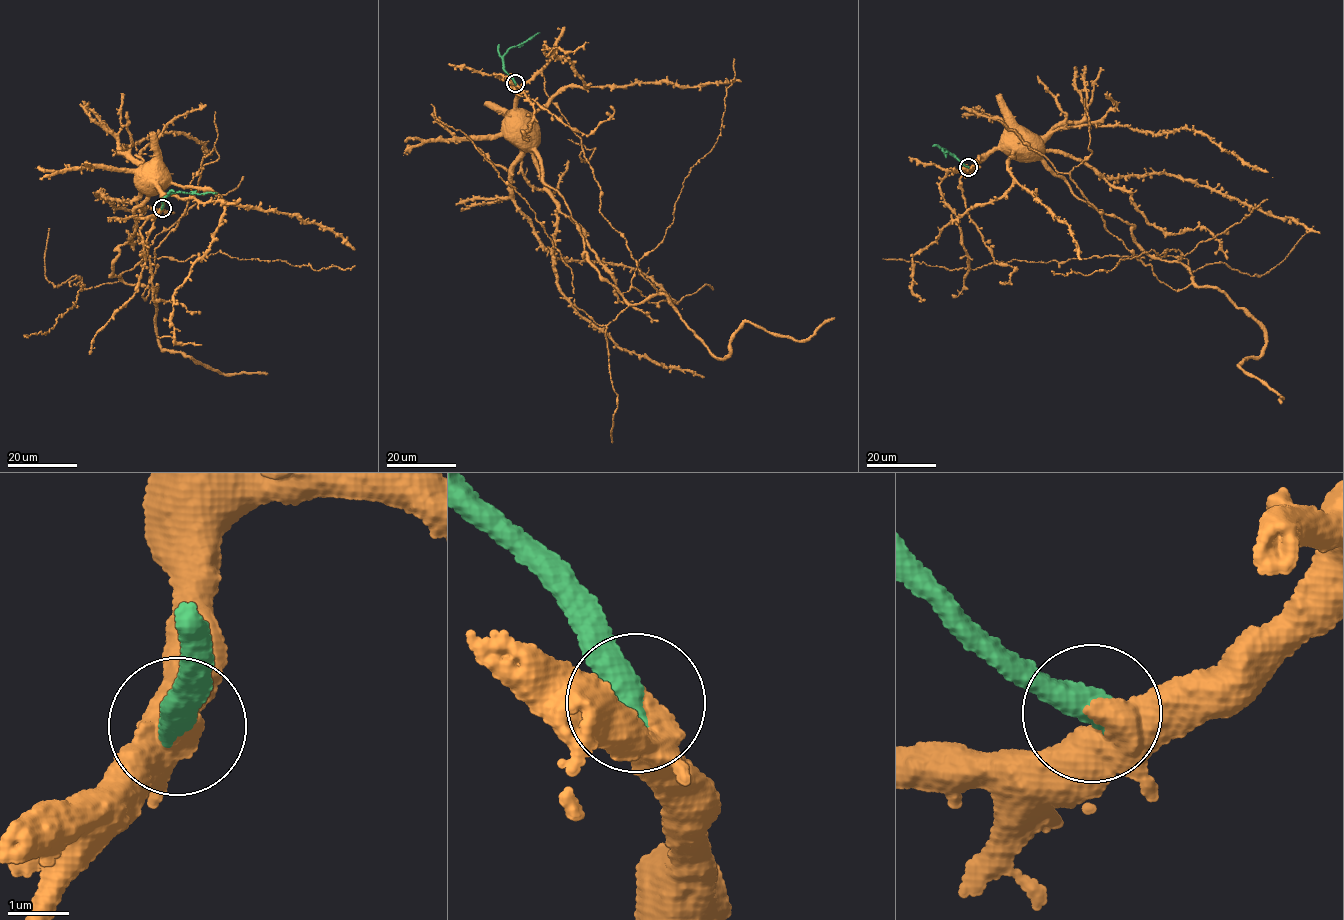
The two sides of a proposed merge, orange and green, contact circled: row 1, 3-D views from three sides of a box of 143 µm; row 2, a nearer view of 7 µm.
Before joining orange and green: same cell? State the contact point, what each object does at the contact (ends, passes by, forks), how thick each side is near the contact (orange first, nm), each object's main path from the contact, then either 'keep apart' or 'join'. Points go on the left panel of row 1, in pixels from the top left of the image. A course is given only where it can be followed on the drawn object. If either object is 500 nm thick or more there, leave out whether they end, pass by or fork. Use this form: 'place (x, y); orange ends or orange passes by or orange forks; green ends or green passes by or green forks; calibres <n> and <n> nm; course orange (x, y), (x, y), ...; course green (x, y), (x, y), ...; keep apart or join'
place (162, 208); calibres 400 and 500 nm; course orange (162, 209), (158, 189), (153, 184), (139, 182), (140, 179); course green (162, 209), (162, 201), (172, 193), (217, 193); keep apart

